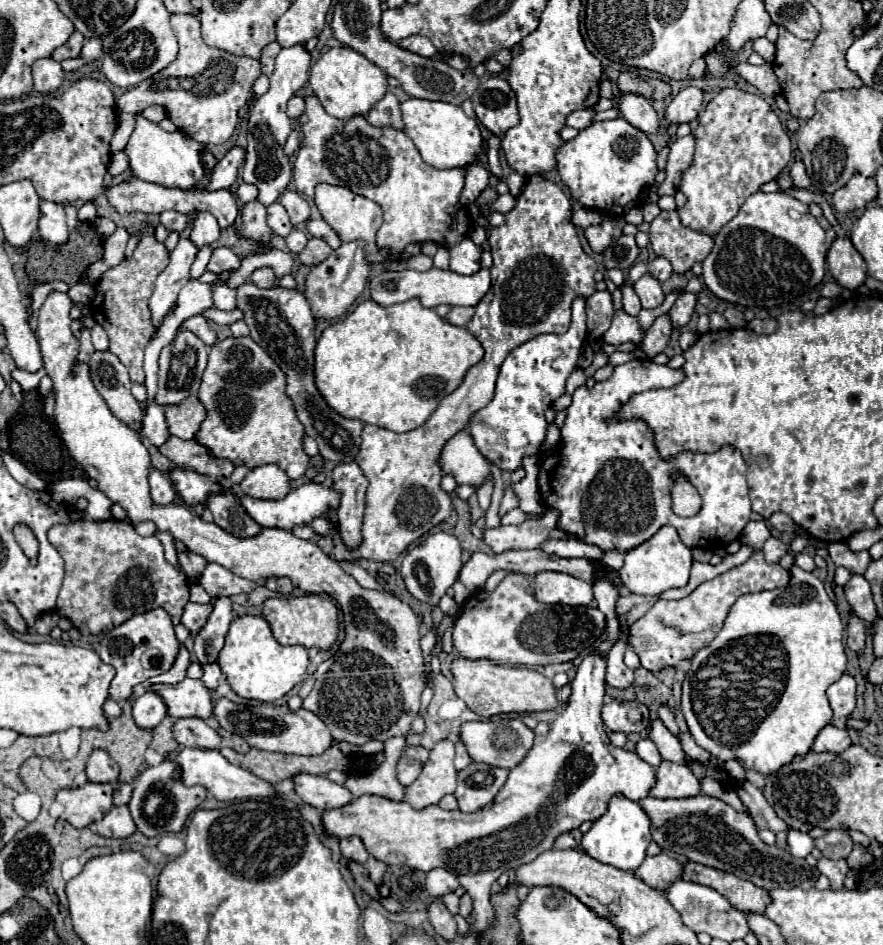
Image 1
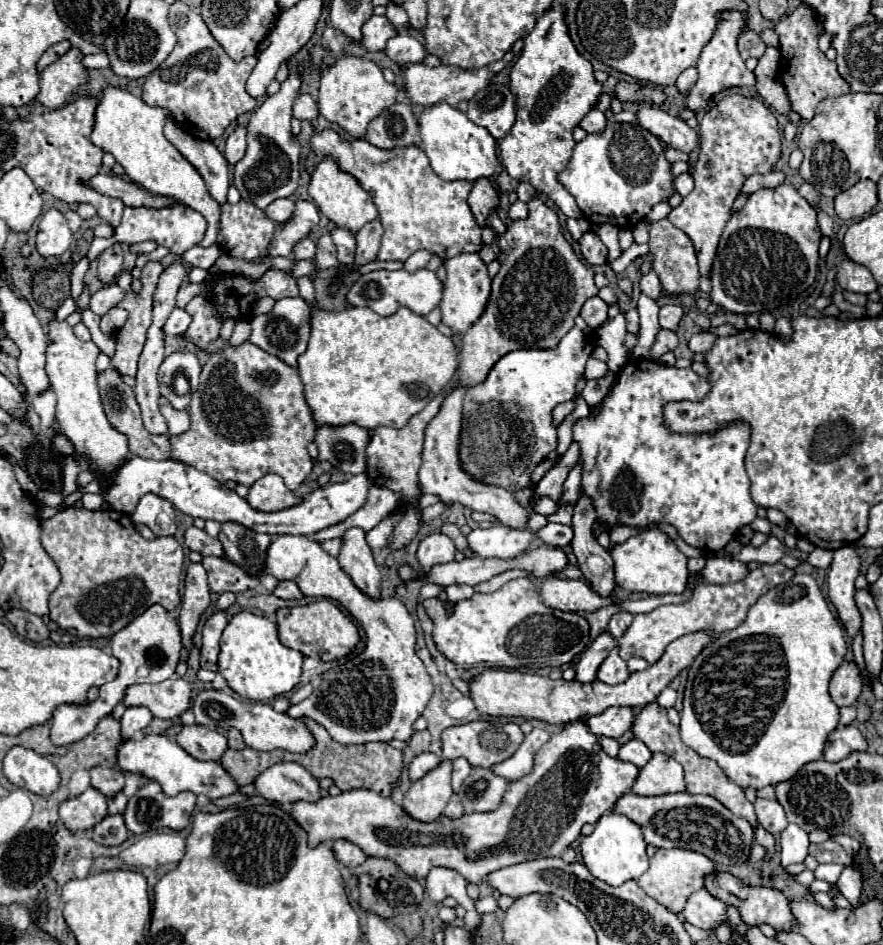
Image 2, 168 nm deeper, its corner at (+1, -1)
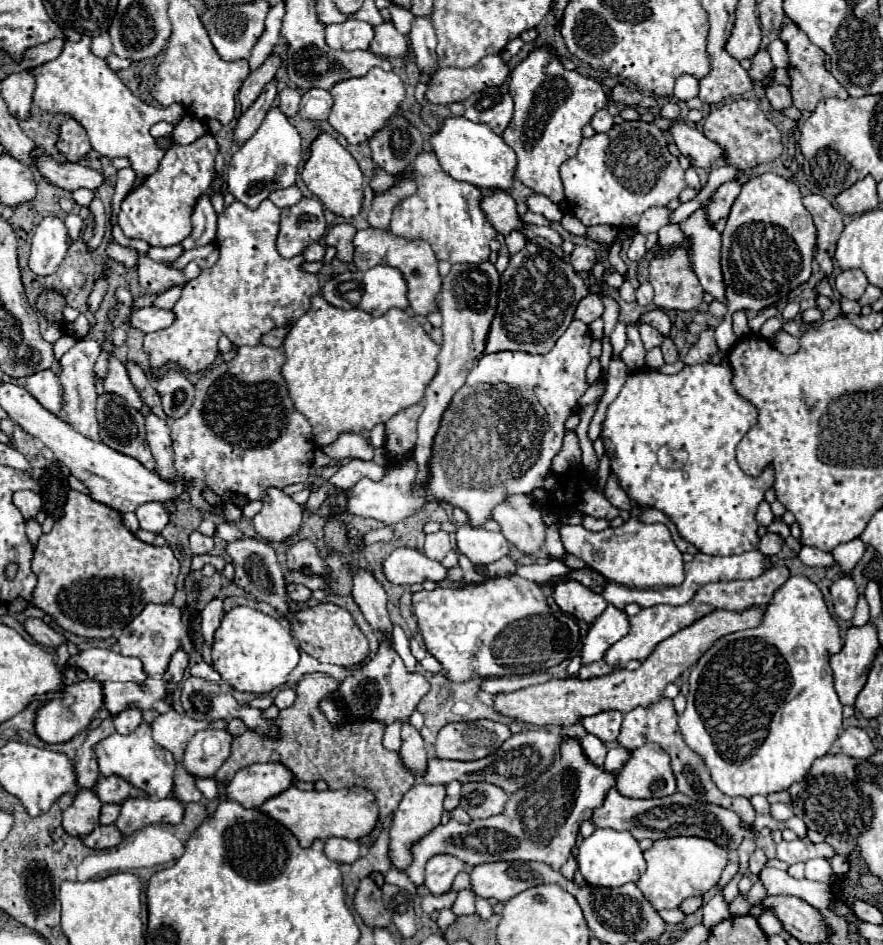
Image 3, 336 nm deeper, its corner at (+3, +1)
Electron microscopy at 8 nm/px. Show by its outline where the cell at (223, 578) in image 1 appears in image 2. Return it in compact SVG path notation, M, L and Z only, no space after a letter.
M203 558L201 562L207 570L207 580L209 580L209 590L213 594L223 594L223 592L243 592L251 590L257 586L265 586L269 592L275 590L277 580L273 576L249 576L245 570L239 566L225 562L221 558Z

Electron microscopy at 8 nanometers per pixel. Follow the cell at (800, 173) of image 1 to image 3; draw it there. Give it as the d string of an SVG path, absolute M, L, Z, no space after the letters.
M819 194L805 196L803 204L813 216L817 228L817 250L825 250L833 258L835 242L843 232L843 214L827 198Z

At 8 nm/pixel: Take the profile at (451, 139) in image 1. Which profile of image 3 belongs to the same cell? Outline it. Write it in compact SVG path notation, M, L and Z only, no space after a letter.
M445 118L441 130L431 136L431 146L443 170L455 180L469 182L481 190L513 188L517 156L487 124L475 124L467 118Z

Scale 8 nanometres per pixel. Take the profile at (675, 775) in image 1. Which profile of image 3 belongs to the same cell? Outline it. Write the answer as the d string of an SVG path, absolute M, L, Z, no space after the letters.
M657 744L631 750L615 782L615 788L627 798L663 798L677 792L669 756Z

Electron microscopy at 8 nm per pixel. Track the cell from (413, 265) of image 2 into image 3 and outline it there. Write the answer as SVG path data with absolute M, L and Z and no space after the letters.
M365 228L355 234L353 244L355 244L353 262L361 272L365 272L377 264L387 264L387 266L397 268L407 282L407 288L409 288L407 300L409 300L411 310L417 316L429 316L429 314L437 312L437 306L439 306L437 296L441 292L441 276L437 272L437 258L425 240L405 240L403 236L393 236L389 230Z

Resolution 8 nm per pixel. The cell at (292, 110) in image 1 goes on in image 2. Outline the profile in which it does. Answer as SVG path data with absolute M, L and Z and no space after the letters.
M301 94L297 96L295 104L293 104L293 116L297 120L315 120L319 116L317 110L317 102L309 96L309 94Z

